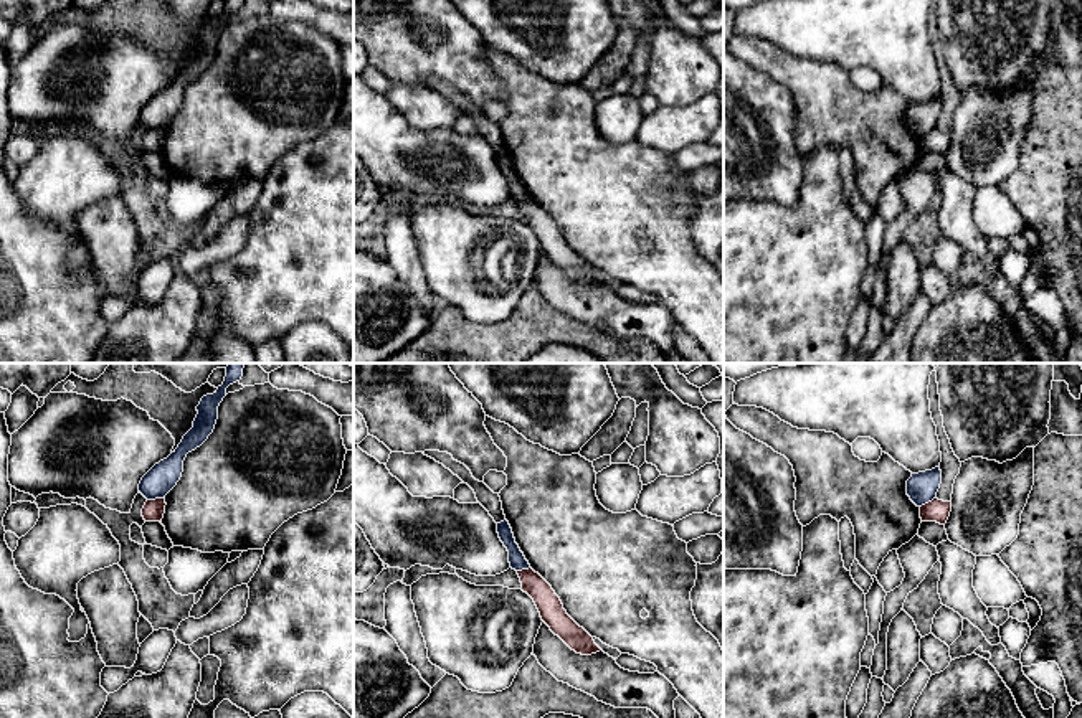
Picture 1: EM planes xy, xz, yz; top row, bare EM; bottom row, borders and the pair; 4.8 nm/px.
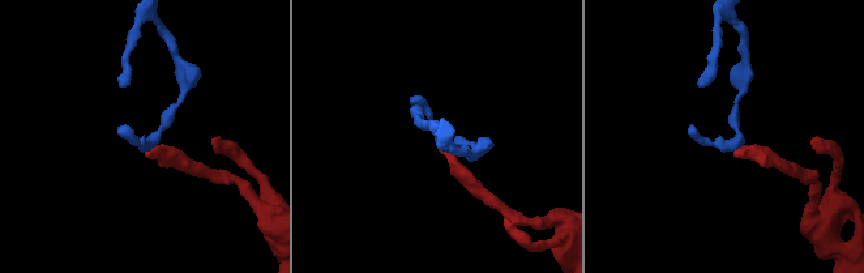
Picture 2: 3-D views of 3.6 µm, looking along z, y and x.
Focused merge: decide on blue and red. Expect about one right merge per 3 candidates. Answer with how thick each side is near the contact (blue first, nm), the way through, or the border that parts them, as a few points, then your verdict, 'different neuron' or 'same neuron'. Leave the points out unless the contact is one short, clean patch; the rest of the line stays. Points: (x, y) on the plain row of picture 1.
150/100 nm | along xy (164, 126), (147, 131) | different neuron

